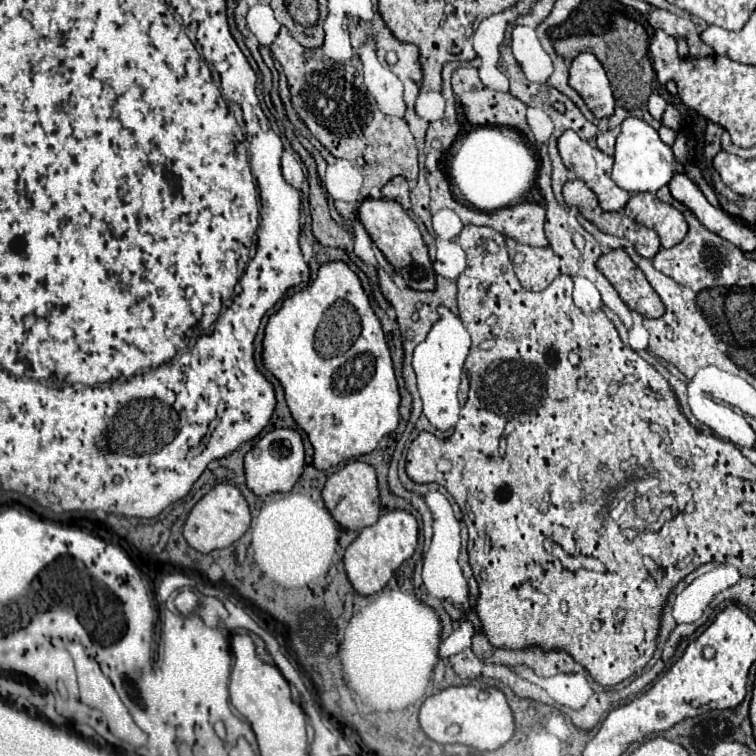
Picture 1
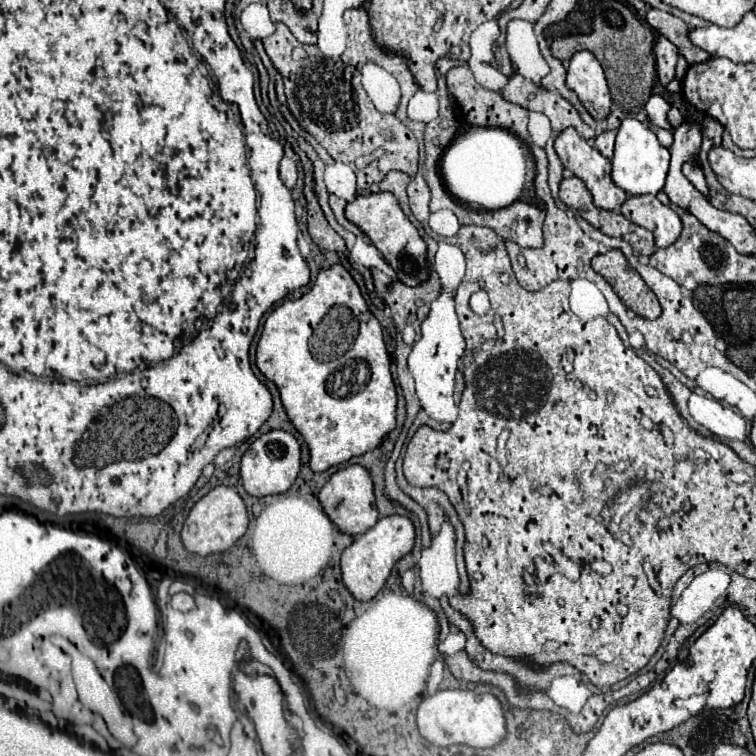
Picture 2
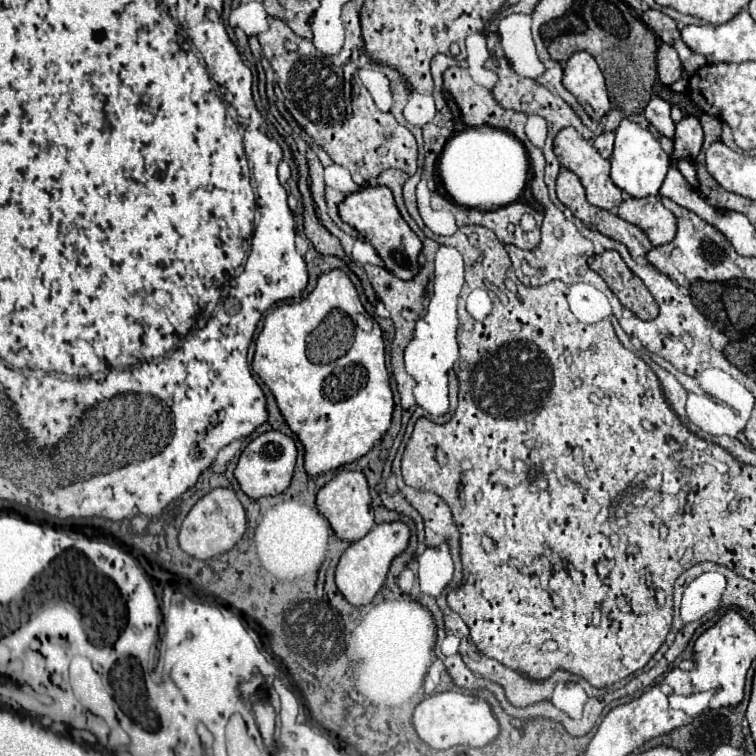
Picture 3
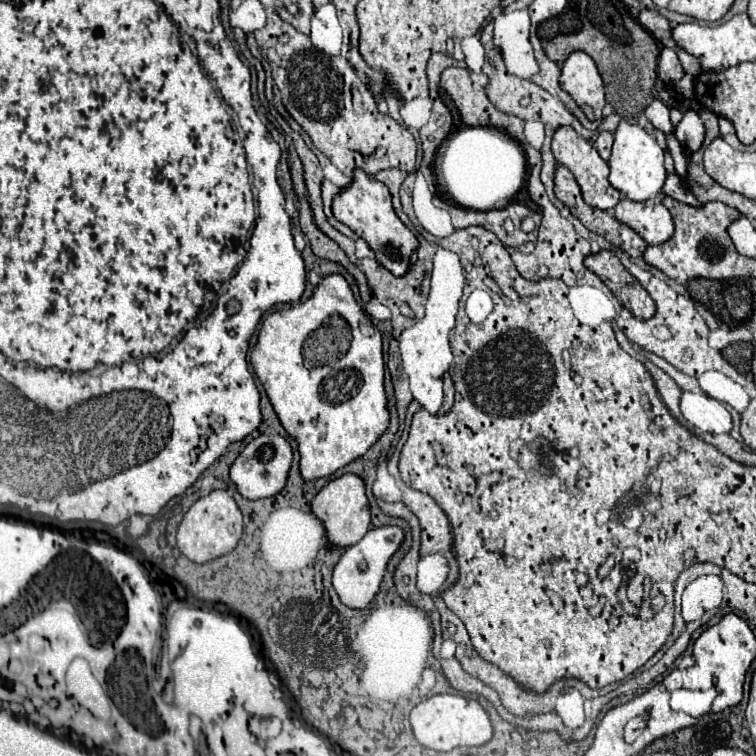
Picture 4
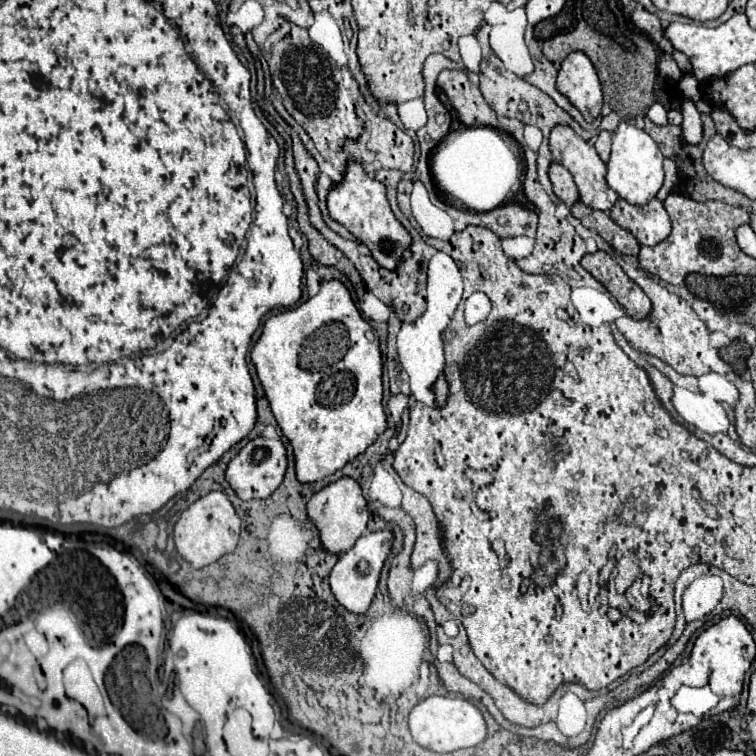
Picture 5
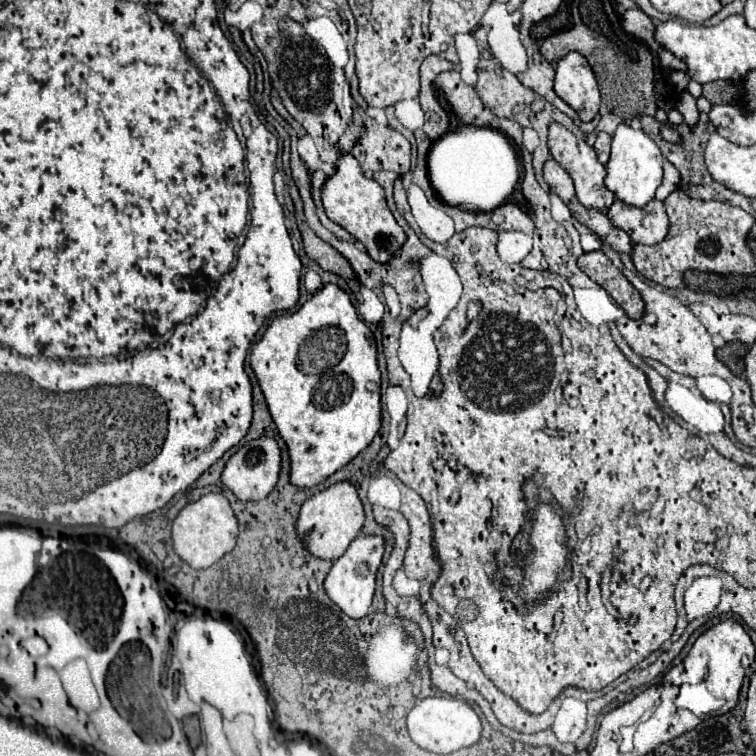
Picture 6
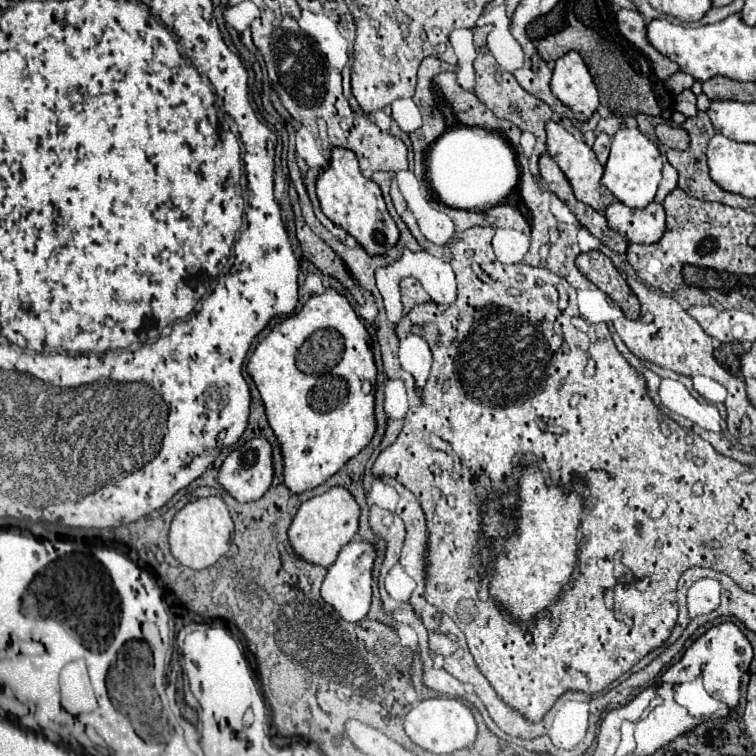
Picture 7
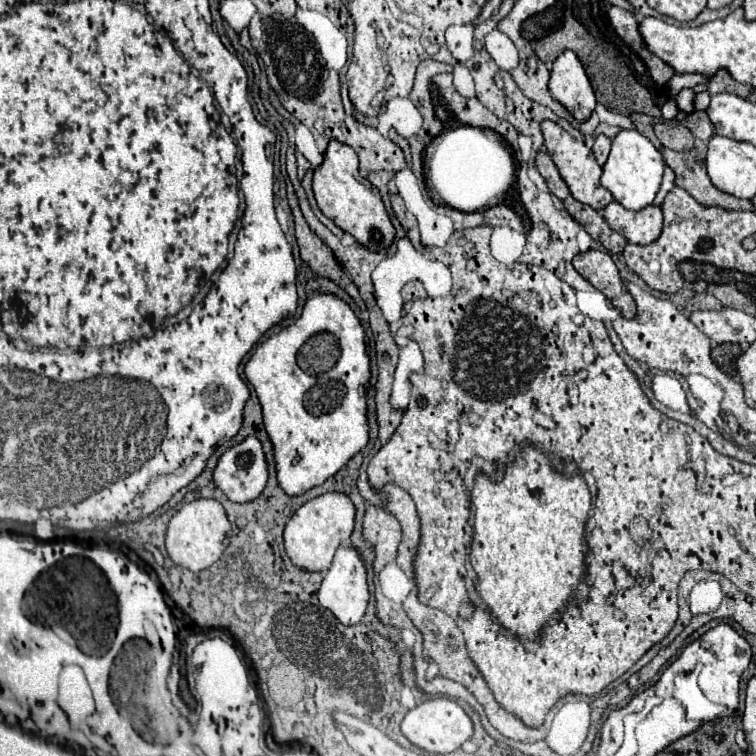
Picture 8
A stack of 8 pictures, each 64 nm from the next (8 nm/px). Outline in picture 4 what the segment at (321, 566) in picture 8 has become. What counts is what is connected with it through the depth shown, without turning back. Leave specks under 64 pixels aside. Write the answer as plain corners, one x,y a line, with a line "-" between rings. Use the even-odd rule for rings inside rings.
342,474
330,480
312,500
312,512
324,522
328,540
336,546
352,546
370,530
370,508
364,480
356,474

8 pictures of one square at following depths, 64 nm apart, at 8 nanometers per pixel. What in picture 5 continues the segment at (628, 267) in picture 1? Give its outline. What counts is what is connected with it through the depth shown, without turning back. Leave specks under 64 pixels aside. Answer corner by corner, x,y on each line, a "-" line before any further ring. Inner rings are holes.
598,250
596,254
586,254
582,258
582,266
606,286
606,290
632,318
644,318
648,316
648,312
652,312
652,302
648,300
644,290
626,276
626,272
608,252

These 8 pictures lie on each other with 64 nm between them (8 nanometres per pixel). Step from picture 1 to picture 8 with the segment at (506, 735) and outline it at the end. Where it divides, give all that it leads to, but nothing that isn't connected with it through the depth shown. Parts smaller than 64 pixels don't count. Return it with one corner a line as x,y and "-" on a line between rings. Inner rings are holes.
432,698
416,708
412,708
406,718
402,720
402,734
418,748
430,752
430,754
448,754
458,750
466,740
472,738
474,726
470,716
464,712
464,708
450,698

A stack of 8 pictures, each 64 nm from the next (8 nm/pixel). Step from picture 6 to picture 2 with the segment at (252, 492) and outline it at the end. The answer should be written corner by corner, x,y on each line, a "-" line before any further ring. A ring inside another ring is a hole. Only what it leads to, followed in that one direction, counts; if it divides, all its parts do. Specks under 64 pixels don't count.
272,430
262,434
252,442
252,446
246,450
242,456
240,464
240,478
244,484
244,490
250,496
262,498
270,494
282,494
286,492
298,478
300,474
300,442
296,436
292,436
286,430

